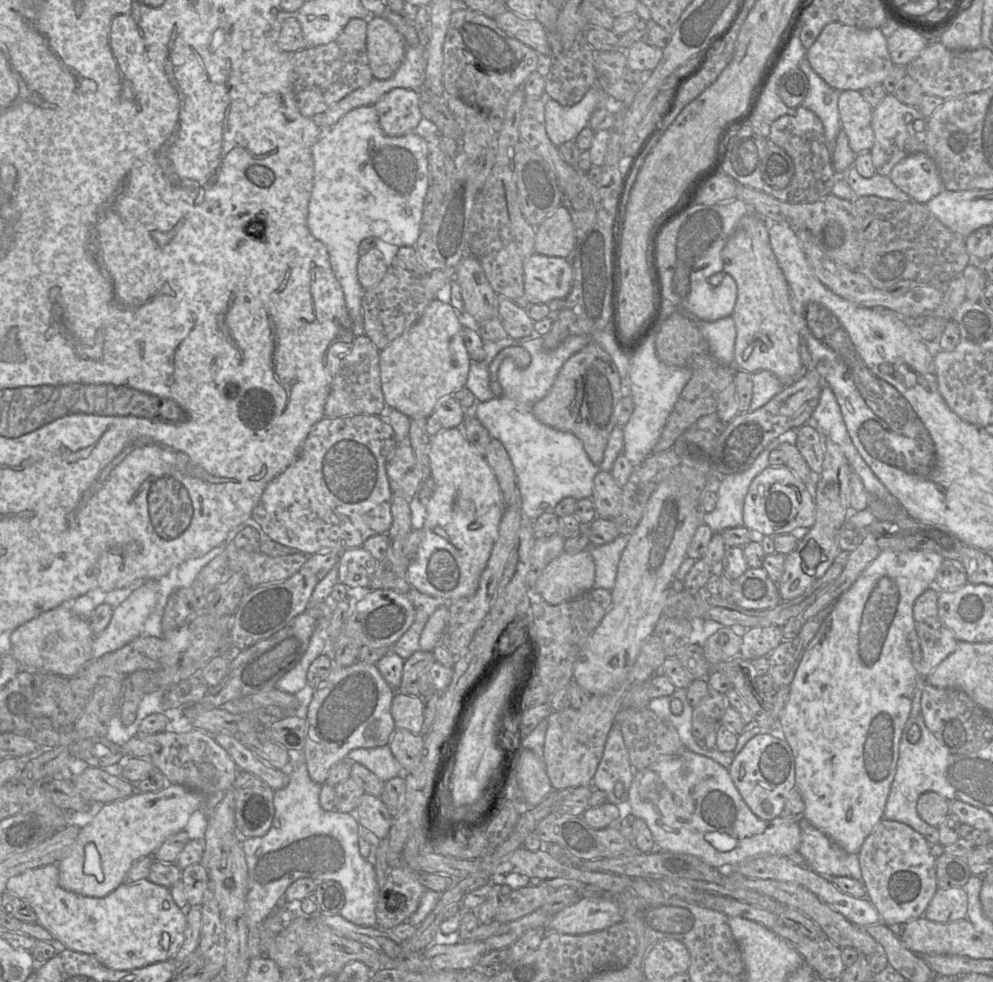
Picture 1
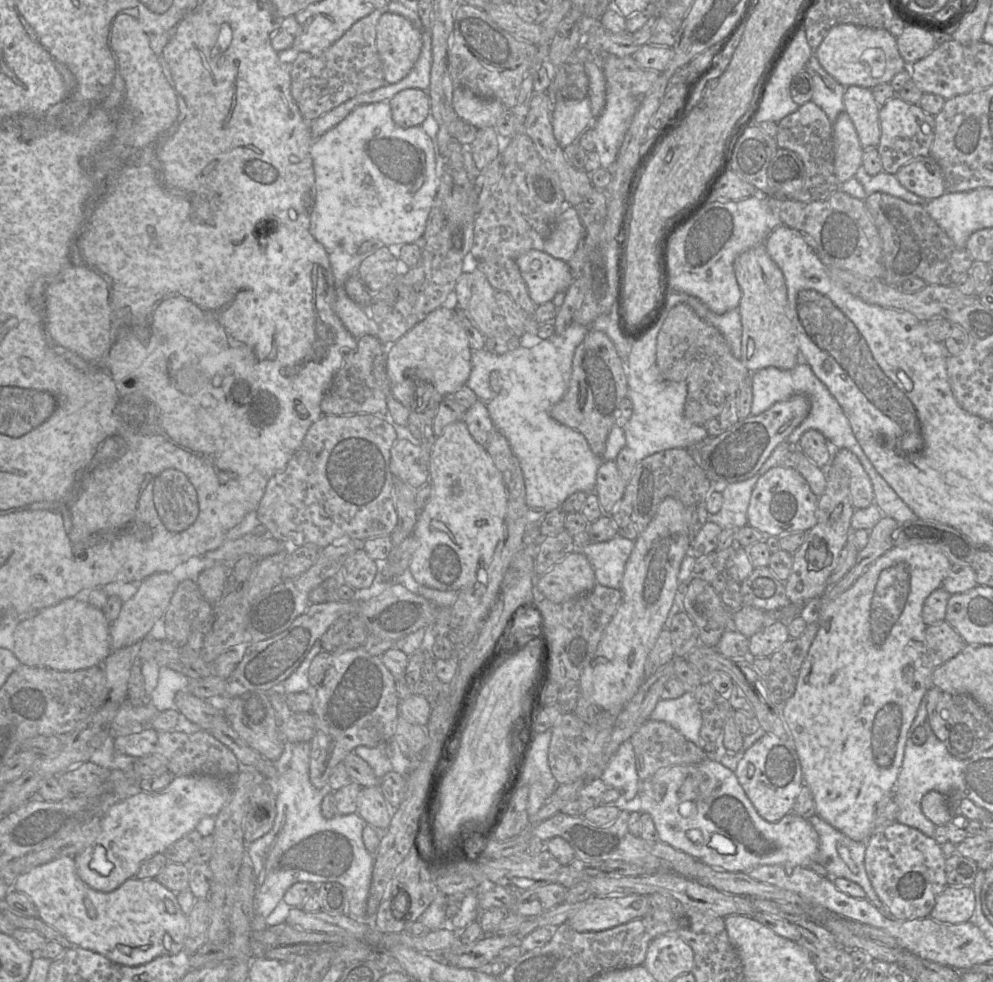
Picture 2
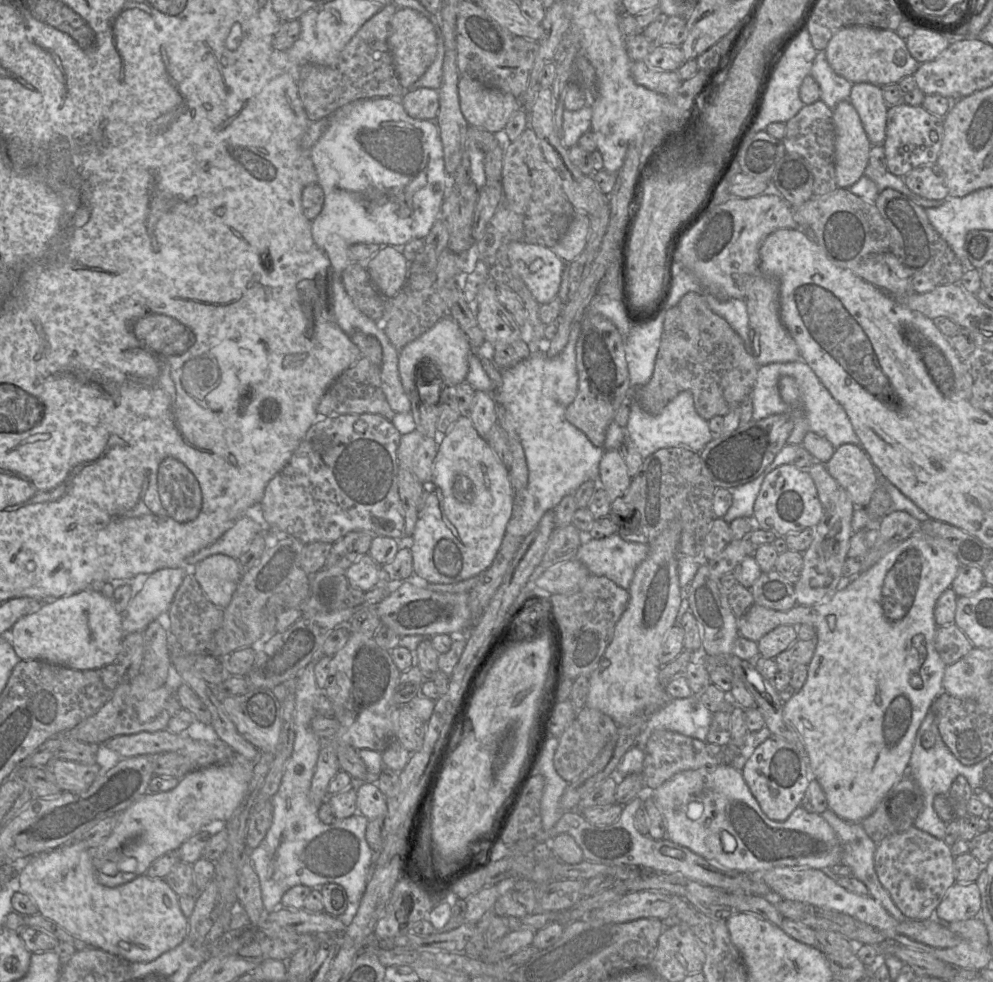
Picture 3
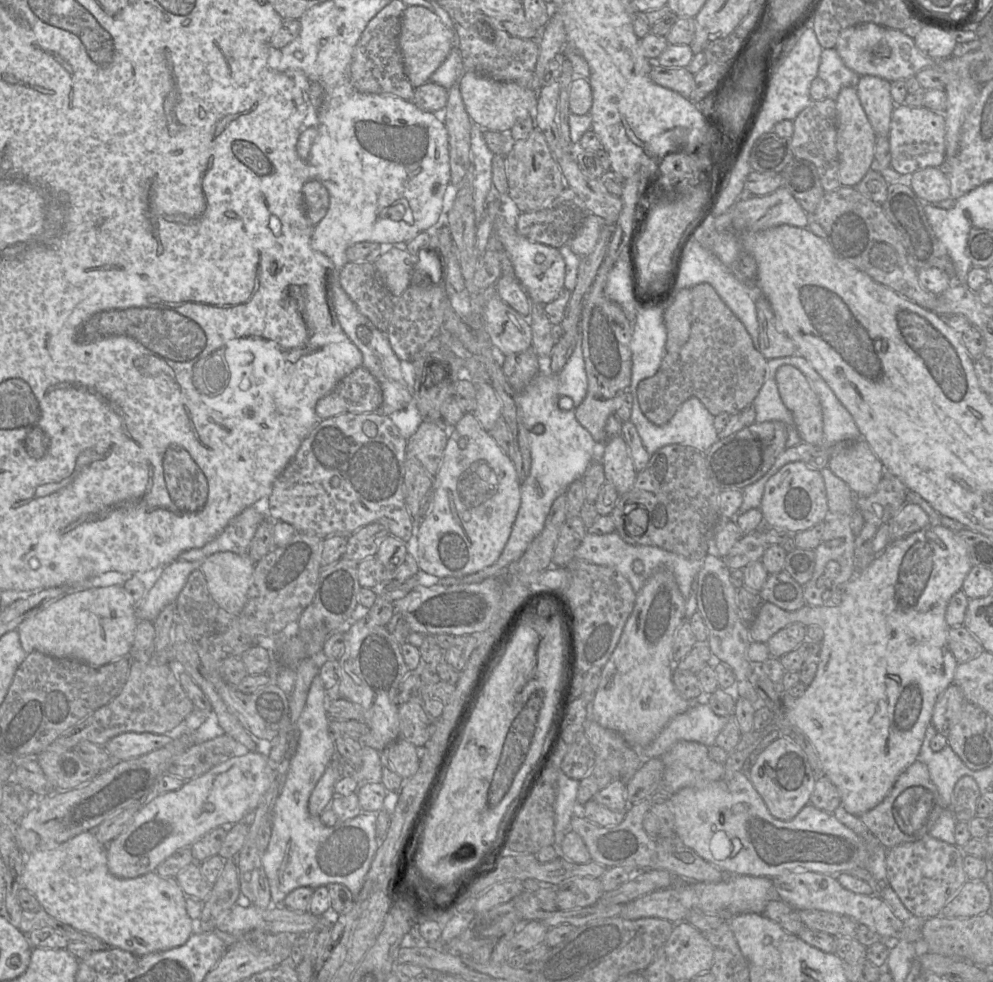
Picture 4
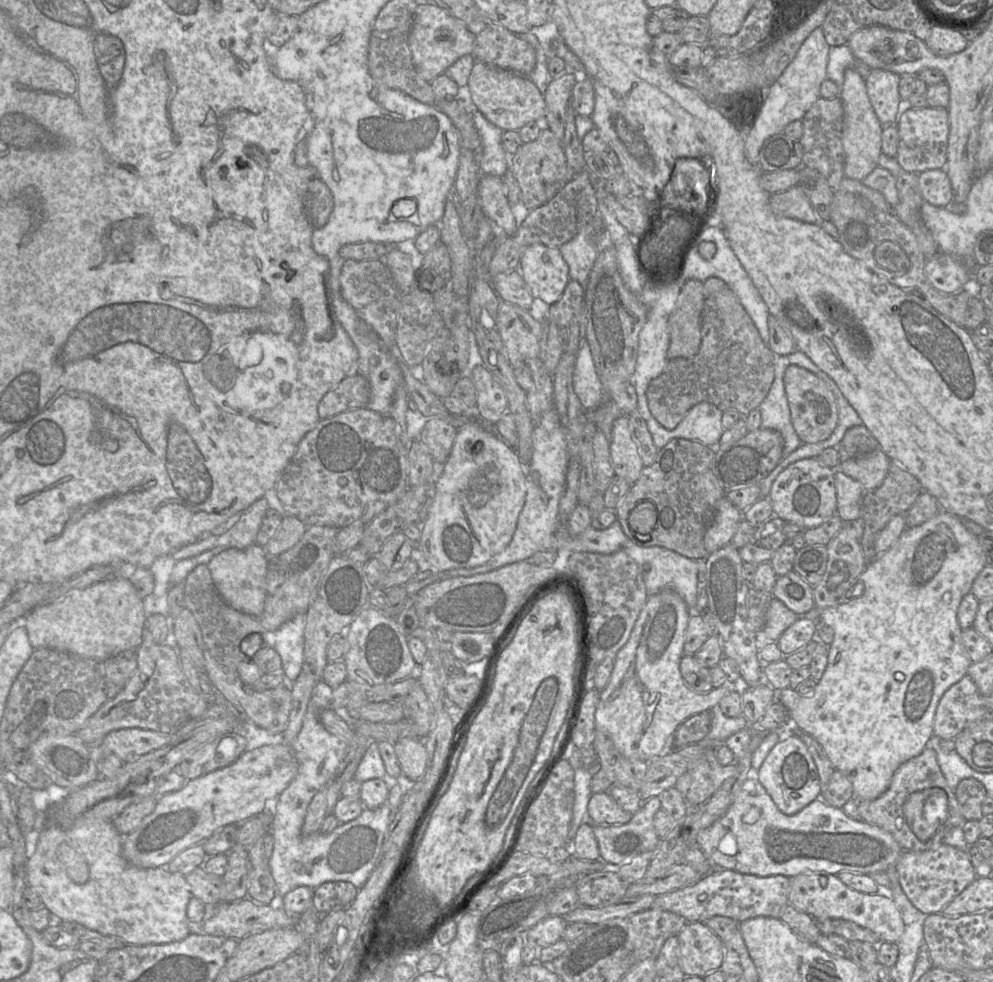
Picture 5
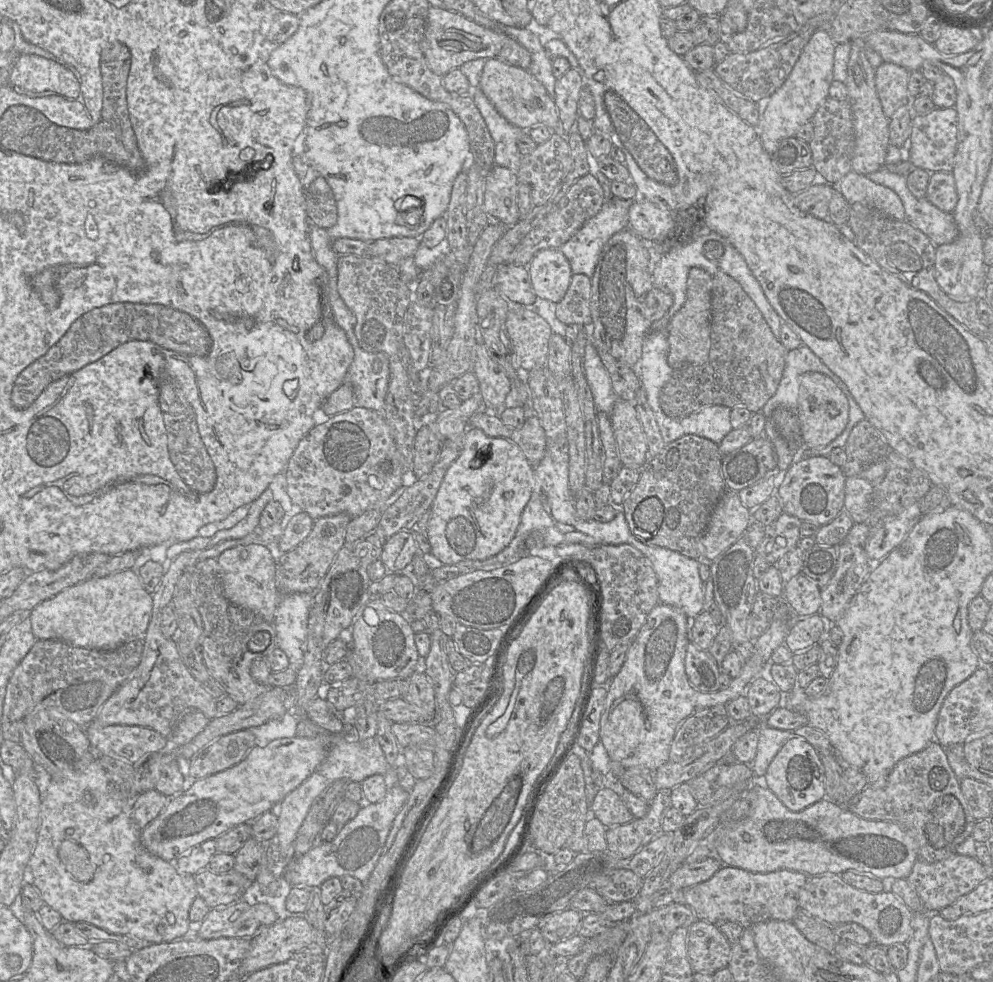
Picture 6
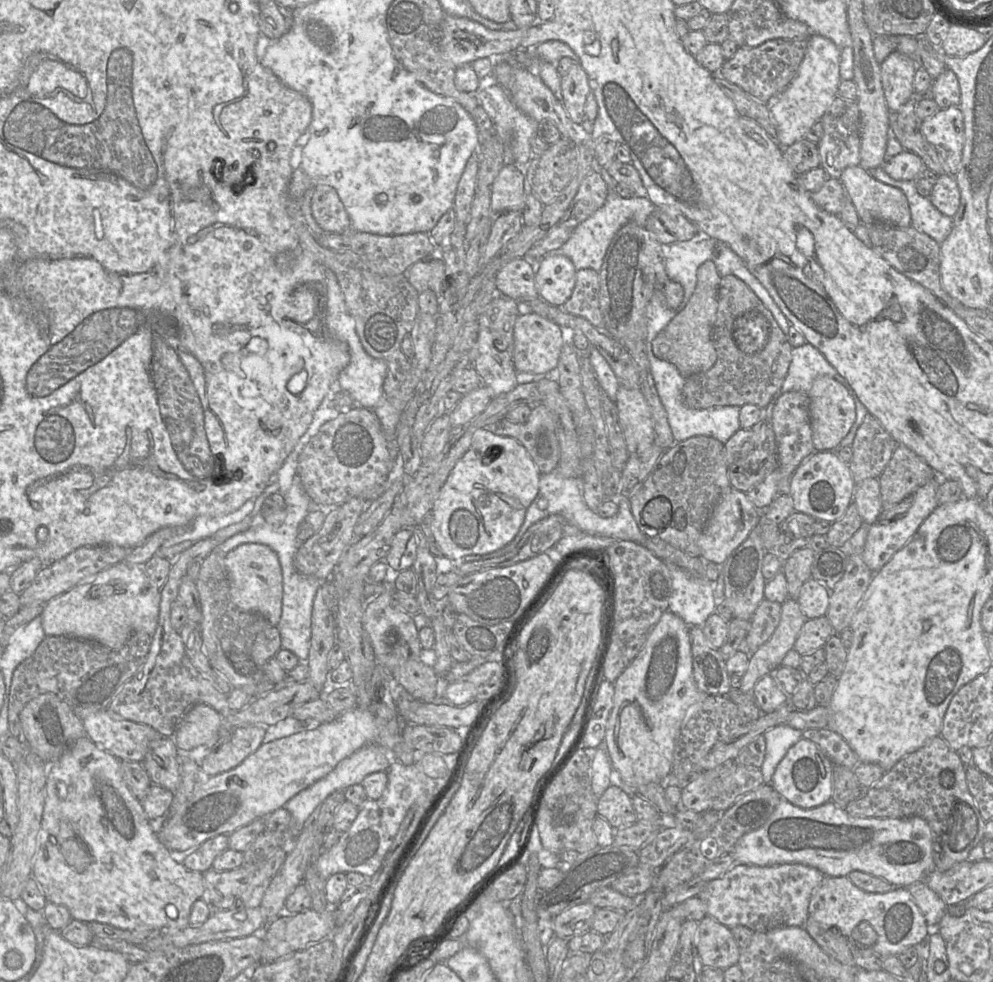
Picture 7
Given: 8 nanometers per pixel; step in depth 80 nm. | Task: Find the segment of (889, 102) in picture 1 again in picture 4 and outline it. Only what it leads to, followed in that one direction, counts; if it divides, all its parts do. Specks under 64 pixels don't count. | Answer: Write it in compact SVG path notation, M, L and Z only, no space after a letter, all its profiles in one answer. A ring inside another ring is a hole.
M896 105L892 112L888 139L890 143L890 167L902 175L933 166L941 167L945 161L946 119L944 113L926 107Z

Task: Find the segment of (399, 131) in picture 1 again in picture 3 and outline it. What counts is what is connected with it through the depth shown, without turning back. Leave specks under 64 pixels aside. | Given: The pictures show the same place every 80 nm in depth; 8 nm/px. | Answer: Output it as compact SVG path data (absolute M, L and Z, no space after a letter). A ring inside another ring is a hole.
M417 88L406 90L400 102L406 113L414 119L435 120L439 110L438 90Z

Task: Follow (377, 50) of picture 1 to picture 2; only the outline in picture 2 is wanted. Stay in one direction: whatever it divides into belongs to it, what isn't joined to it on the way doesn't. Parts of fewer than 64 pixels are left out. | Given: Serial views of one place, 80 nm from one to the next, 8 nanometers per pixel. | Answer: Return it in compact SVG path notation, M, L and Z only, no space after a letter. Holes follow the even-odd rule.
M384 13L376 26L376 46L383 64L387 84L405 78L417 62L422 48L422 29L415 28L405 17L396 13Z

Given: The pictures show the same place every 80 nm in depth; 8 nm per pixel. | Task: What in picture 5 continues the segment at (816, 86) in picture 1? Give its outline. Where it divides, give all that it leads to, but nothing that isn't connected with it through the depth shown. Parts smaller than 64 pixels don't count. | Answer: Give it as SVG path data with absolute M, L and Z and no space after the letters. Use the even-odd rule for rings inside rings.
M847 44L830 46L826 75L827 79L836 83L840 93L845 80L844 73L847 68L856 70L864 79L867 78L871 71L867 64L854 57Z

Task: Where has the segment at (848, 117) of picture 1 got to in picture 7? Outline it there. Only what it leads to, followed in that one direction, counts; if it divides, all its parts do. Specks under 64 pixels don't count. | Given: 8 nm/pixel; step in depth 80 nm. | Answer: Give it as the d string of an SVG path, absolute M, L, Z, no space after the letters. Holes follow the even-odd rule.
M897 50L881 63L881 78L885 100L890 112L897 112L914 96L913 80L917 62Z

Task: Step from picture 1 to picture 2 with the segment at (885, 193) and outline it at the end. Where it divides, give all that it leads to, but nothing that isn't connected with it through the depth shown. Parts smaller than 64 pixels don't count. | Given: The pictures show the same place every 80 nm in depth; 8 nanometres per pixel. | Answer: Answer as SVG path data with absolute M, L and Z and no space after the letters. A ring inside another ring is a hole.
M860 166L855 178L861 183L868 196L875 192L883 192L901 198L911 204L925 205L930 201L907 190L900 184L894 174L882 171L877 175L869 175L864 167Z

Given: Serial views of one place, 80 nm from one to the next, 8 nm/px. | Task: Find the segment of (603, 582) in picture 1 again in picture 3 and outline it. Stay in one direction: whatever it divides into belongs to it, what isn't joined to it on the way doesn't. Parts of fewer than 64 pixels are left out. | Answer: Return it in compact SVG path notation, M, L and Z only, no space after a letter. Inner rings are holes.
M616 533L602 539L586 539L575 559L587 567L590 574L604 576L628 591L637 566L646 558L649 545L626 542Z

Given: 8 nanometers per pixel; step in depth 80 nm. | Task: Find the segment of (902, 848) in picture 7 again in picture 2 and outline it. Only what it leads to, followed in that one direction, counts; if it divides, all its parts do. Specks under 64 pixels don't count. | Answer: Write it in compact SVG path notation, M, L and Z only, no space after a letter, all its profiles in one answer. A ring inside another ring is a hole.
M712 759L659 769L641 781L638 797L640 809L651 815L660 841L713 868L747 873L761 865L808 867L816 863L819 836L812 824L793 812L778 822L766 821L746 795L735 772Z

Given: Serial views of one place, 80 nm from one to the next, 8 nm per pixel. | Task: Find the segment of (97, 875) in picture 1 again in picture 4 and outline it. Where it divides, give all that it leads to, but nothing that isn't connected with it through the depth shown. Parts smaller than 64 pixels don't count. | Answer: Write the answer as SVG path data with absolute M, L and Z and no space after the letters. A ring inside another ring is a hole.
M258 751L234 756L204 774L185 781L178 790L153 795L137 811L127 828L107 844L107 865L111 874L130 879L155 871L157 866L183 847L189 847L208 832L225 823L238 823L252 812L275 779L268 757Z

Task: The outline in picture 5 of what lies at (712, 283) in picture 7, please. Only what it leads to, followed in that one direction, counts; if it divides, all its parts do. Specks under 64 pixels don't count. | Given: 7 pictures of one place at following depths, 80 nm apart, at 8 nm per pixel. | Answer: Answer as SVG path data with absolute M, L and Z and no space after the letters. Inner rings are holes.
M687 280L668 318L670 344L667 358L689 358L696 355L701 344L701 314L704 307L703 282Z

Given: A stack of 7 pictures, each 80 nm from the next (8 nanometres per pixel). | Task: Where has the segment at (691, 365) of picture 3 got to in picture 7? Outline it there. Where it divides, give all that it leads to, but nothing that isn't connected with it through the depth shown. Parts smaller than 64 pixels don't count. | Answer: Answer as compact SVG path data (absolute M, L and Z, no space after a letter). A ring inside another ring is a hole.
M736 276L721 277L717 302L716 320L712 329L717 360L709 370L685 378L681 401L692 409L742 407L747 404L765 408L787 376L793 347L769 309Z

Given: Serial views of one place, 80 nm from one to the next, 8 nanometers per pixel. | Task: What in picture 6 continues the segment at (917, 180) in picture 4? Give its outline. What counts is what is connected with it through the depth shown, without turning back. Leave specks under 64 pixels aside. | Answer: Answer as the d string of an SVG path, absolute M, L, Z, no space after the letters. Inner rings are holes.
M932 172L927 186L926 199L940 210L952 213L958 201L952 172Z

